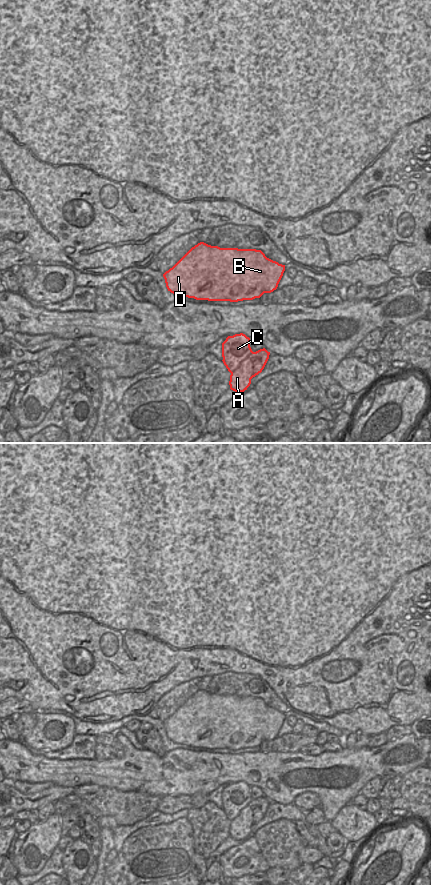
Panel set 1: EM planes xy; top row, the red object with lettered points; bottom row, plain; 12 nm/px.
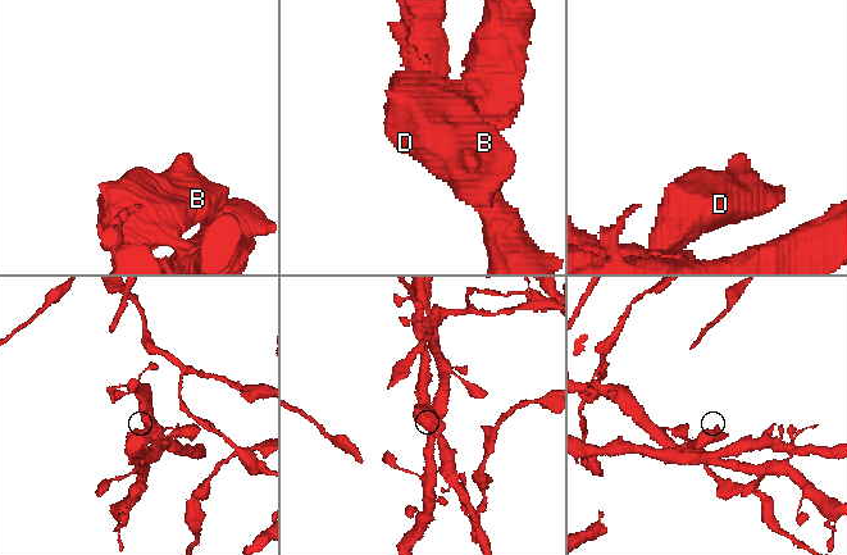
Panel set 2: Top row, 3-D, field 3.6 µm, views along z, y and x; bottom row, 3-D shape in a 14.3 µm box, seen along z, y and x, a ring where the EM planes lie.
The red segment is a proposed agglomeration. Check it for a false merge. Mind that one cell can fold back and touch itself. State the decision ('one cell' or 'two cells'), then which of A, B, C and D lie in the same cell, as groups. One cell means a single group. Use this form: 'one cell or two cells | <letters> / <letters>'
two cells | A B D / C

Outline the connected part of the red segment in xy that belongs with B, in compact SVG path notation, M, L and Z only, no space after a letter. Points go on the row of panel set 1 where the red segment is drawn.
M200 242L192 247L172 268L163 274L168 291L176 296L208 301L238 302L260 298L264 293L277 289L285 271L285 265L265 256L261 250L220 248Z

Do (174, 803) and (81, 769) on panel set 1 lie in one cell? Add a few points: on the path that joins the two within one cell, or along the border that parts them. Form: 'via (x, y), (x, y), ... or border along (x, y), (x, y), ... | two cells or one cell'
border along (184, 795), (168, 794), (161, 797) | two cells

